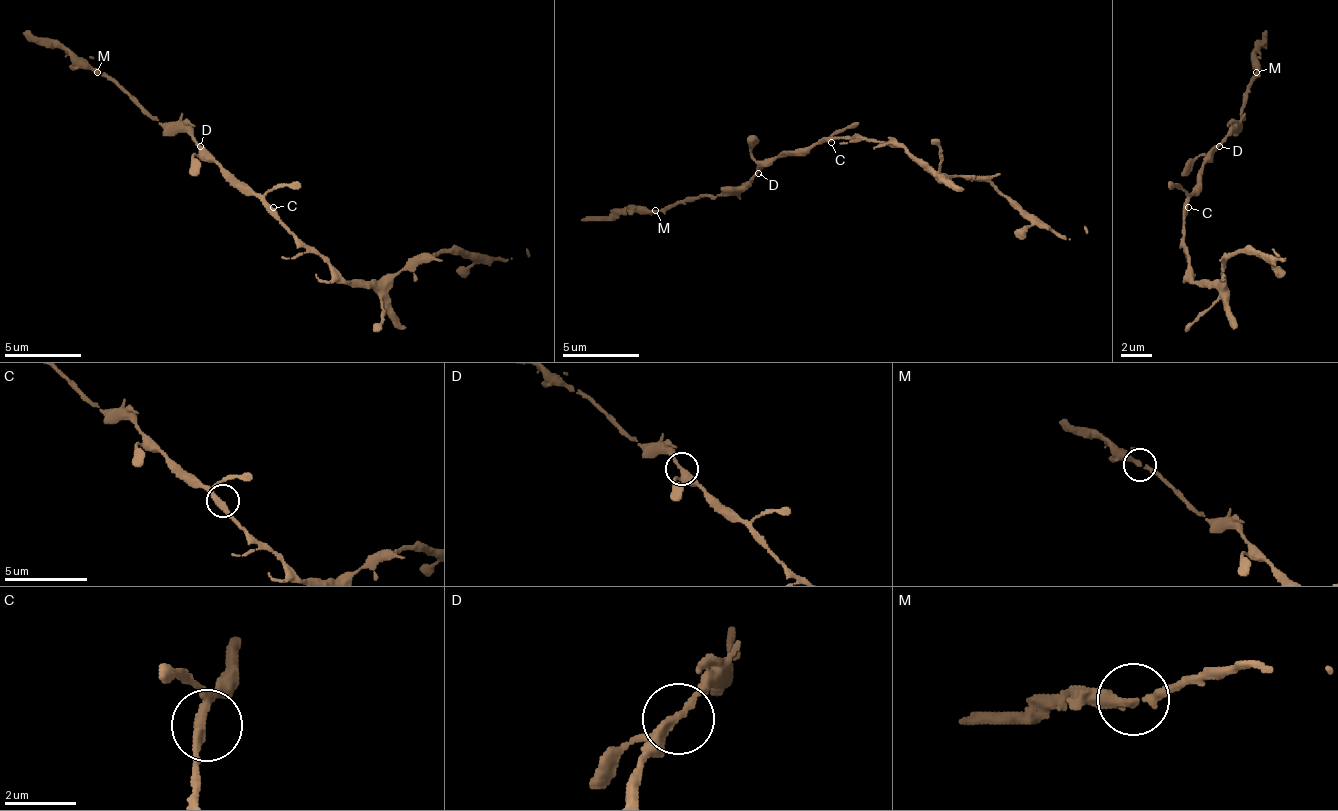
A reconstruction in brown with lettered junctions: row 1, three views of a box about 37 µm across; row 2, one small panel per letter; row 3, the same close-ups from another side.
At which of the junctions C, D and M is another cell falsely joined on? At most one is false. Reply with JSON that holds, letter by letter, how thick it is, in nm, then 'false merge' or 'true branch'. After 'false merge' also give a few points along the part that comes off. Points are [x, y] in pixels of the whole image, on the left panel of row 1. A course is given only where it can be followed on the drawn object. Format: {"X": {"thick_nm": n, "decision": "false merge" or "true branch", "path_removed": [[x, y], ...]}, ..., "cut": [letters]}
{"C": {"thick_nm": 240, "decision": "true branch"}, "D": {"thick_nm": 200, "decision": "true branch"}, "M": {"thick_nm": 240, "decision": "true branch"}, "cut": []}

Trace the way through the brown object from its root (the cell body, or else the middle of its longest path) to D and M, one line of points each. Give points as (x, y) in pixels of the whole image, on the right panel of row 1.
D: (1184, 211), (1184, 204), (1196, 192), (1196, 173), (1219, 146)
M: (1184, 211), (1184, 204), (1196, 192), (1196, 173), (1242, 123), (1242, 96), (1257, 73)

